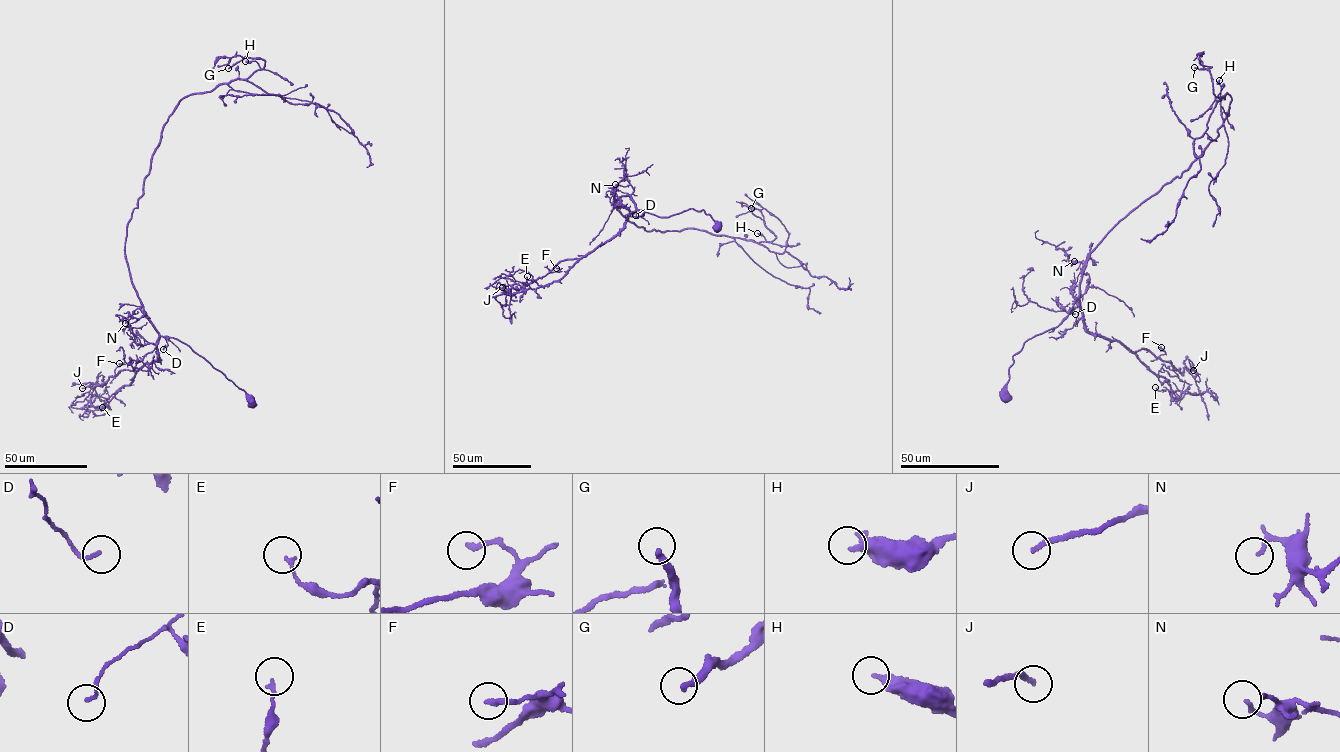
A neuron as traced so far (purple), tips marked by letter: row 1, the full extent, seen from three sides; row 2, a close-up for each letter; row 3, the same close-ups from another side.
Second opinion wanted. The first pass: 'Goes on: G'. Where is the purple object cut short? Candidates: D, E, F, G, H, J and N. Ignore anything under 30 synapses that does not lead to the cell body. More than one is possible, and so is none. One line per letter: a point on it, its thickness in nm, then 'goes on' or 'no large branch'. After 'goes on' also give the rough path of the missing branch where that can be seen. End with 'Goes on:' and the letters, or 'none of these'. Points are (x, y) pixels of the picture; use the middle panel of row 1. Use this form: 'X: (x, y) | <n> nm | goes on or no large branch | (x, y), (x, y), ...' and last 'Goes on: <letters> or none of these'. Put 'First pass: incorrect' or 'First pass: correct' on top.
First pass: correct
D: (635, 215) | 130 nm | no large branch
E: (527, 276) | 140 nm | no large branch
F: (556, 268) | 200 nm | no large branch
G: (751, 208) | 260 nm | goes on | (751, 208), (741, 203), (728, 201)
H: (757, 233) | 360 nm | no large branch
J: (502, 287) | 180 nm | no large branch
N: (615, 184) | 160 nm | no large branch
Goes on: G

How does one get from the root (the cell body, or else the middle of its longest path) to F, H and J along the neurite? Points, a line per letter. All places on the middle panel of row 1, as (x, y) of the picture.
F: (717, 227), (703, 210), (664, 217), (636, 210), (613, 237), (581, 258), (560, 261), (549, 272), (556, 268)
H: (717, 227), (703, 210), (660, 217), (637, 209), (630, 195), (615, 203), (647, 231), (767, 242), (757, 233)
J: (717, 227), (703, 210), (664, 217), (636, 210), (595, 249), (560, 261), (523, 286), (502, 287)

